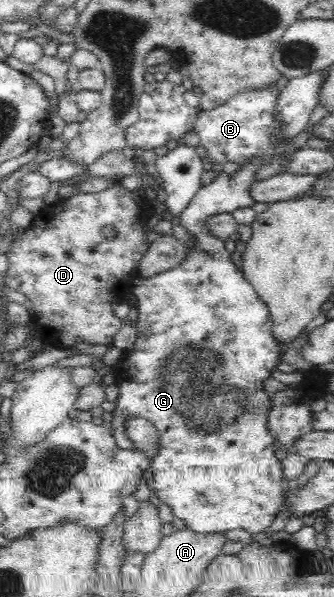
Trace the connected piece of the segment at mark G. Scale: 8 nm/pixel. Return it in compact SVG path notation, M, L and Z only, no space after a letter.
M257 156L254 159L241 163L238 170L233 174L219 171L214 181L207 186L202 186L191 199L191 202L183 210L183 214L179 216L179 219L181 219L181 225L191 233L193 241L197 243L197 246L195 246L197 250L185 246L189 251L188 257L180 265L156 274L147 280L139 276L135 278L133 293L135 293L139 302L136 328L139 336L136 338L135 348L127 351L127 354L115 365L113 382L119 387L120 397L116 401L116 409L112 412L114 419L112 420L111 432L117 441L117 445L125 450L133 450L135 448L135 441L127 437L127 422L131 418L144 418L154 426L158 449L148 460L148 467L144 471L149 488L151 491L159 494L161 502L167 503L173 509L175 518L181 518L187 523L189 530L199 532L200 534L207 534L207 532L227 533L236 529L242 529L249 532L254 538L263 536L263 533L272 526L277 514L282 510L280 507L284 506L284 502L286 502L294 485L294 481L290 481L285 477L281 462L274 455L276 451L275 442L268 429L270 400L261 384L263 379L269 377L269 371L275 370L277 364L279 364L279 354L281 354L282 349L281 344L277 342L272 333L273 319L271 318L269 307L259 297L254 287L246 281L242 271L236 269L235 264L231 261L231 257L229 257L230 254L225 249L224 242L211 236L204 227L205 218L208 216L232 213L236 208L249 207L255 203L252 198L249 198L247 187L255 181L255 177L259 174L259 169L263 166L263 162L265 162L265 159L262 156Z

